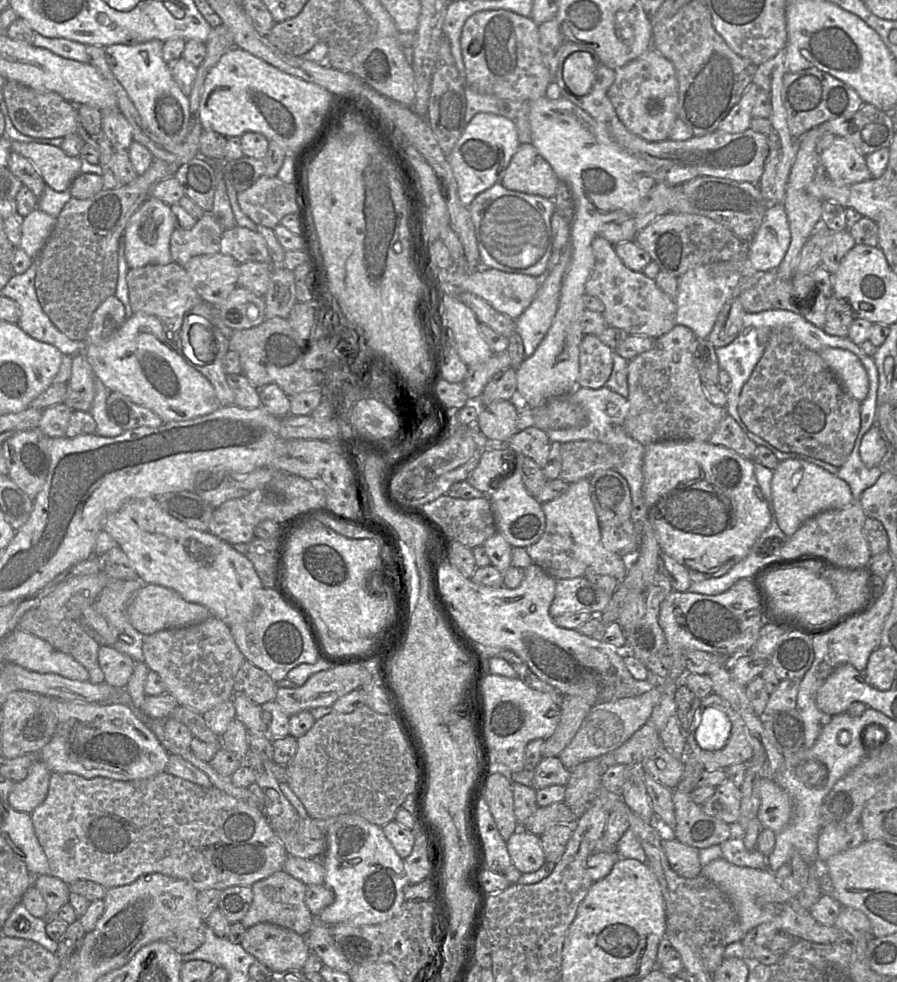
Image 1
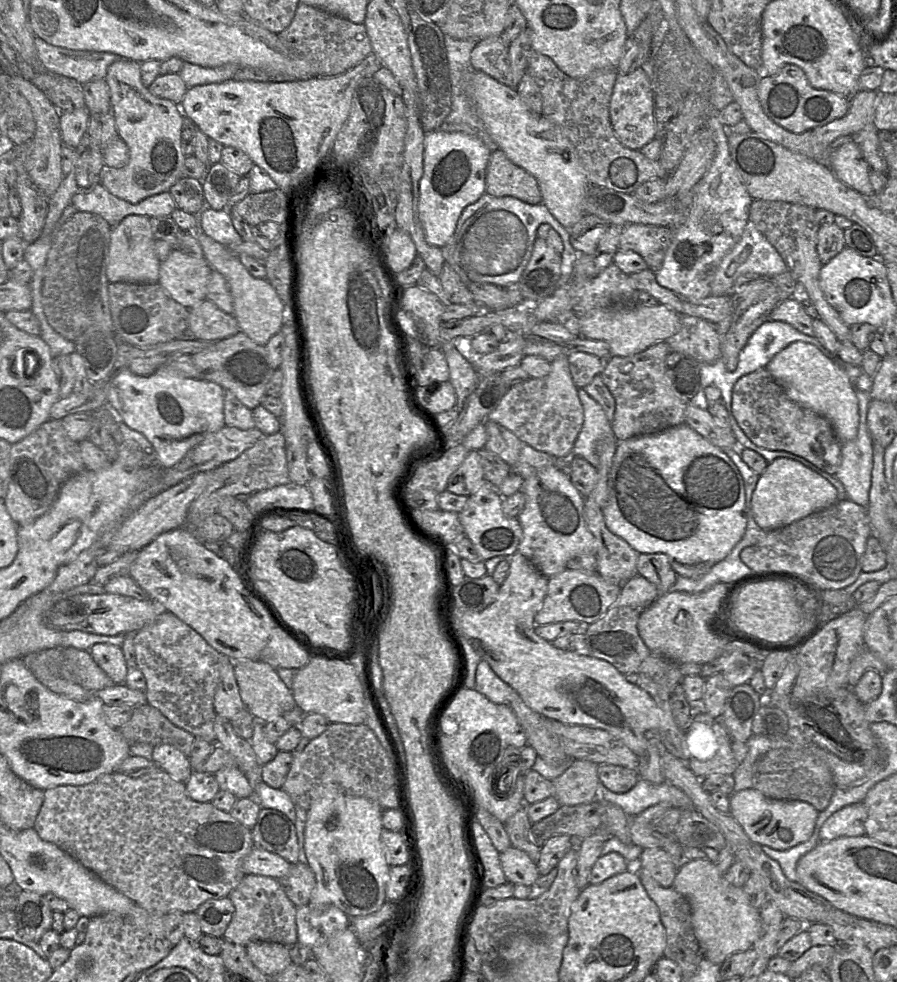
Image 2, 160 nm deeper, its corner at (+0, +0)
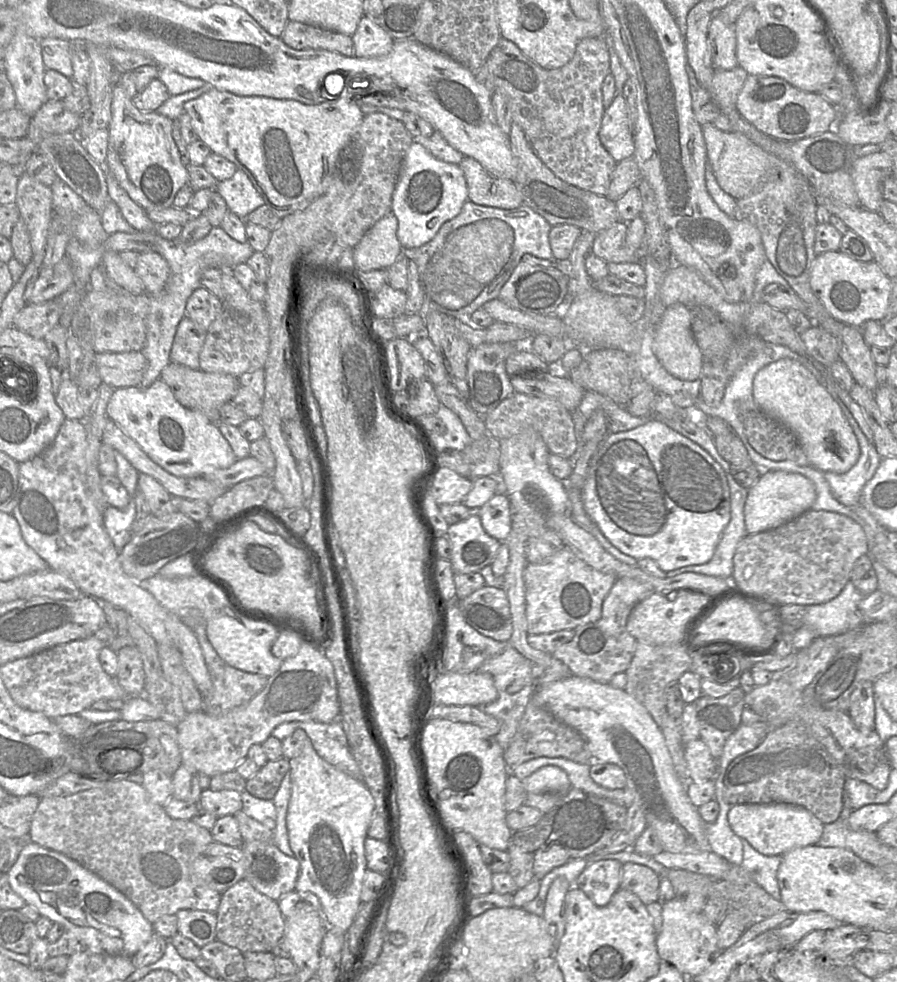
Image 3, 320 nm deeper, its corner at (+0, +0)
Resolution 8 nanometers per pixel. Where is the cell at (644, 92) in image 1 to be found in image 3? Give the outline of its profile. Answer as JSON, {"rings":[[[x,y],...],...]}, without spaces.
{"rings":[[[623,94],[616,95],[611,105],[604,110],[598,135],[601,144],[617,163],[633,155],[635,144],[632,123]]]}

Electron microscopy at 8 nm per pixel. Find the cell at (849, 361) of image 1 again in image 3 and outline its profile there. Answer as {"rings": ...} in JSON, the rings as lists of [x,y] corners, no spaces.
{"rings":[[[784,358],[759,370],[753,381],[756,407],[786,426],[796,437],[810,464],[821,472],[843,474],[857,462],[858,440],[839,402],[801,362]]]}

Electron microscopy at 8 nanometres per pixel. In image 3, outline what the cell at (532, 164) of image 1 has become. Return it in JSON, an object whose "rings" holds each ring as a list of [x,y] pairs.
{"rings":[[[466,157],[458,165],[466,180],[469,201],[504,210],[523,204],[522,195],[512,180],[496,176],[473,158]]]}

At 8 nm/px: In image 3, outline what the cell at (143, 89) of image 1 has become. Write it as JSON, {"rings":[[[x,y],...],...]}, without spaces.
{"rings":[[[114,76],[111,118],[107,127],[106,168],[115,176],[129,197],[145,212],[172,206],[176,193],[189,185],[189,174],[172,137],[173,120],[156,111],[138,110],[132,98]]]}

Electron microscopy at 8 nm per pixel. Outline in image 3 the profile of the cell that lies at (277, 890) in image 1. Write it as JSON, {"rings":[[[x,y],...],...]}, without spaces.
{"rings":[[[243,879],[221,894],[216,912],[216,940],[241,952],[271,952],[279,948],[286,919],[276,900],[259,893]]]}

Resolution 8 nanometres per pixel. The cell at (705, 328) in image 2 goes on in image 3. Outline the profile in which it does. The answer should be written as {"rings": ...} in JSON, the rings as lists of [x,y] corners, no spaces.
{"rings":[[[674,303],[666,308],[655,330],[653,351],[665,370],[675,378],[684,381],[700,379],[704,359],[692,333],[688,307]]]}

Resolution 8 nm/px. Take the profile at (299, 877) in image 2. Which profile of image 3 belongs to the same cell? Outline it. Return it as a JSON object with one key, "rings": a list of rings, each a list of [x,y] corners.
{"rings":[[[244,841],[241,847],[245,857],[244,879],[259,893],[278,901],[284,894],[295,891],[300,863],[294,856],[289,857],[273,843],[262,841]]]}

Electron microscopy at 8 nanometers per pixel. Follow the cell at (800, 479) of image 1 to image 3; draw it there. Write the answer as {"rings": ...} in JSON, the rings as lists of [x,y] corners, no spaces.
{"rings":[[[781,470],[761,471],[758,480],[748,489],[744,505],[746,531],[752,535],[786,524],[810,510],[815,499],[815,486],[805,476]]]}

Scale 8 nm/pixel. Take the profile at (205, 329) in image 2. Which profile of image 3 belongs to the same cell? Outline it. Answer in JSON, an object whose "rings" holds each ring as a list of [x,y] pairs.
{"rings":[[[184,316],[180,321],[170,352],[170,362],[200,368],[199,356],[204,345],[207,330]]]}

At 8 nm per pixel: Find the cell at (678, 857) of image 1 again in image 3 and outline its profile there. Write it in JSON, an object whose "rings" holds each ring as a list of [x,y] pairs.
{"rings":[[[634,862],[622,866],[620,888],[636,894],[647,906],[660,900],[661,876],[653,869]]]}

